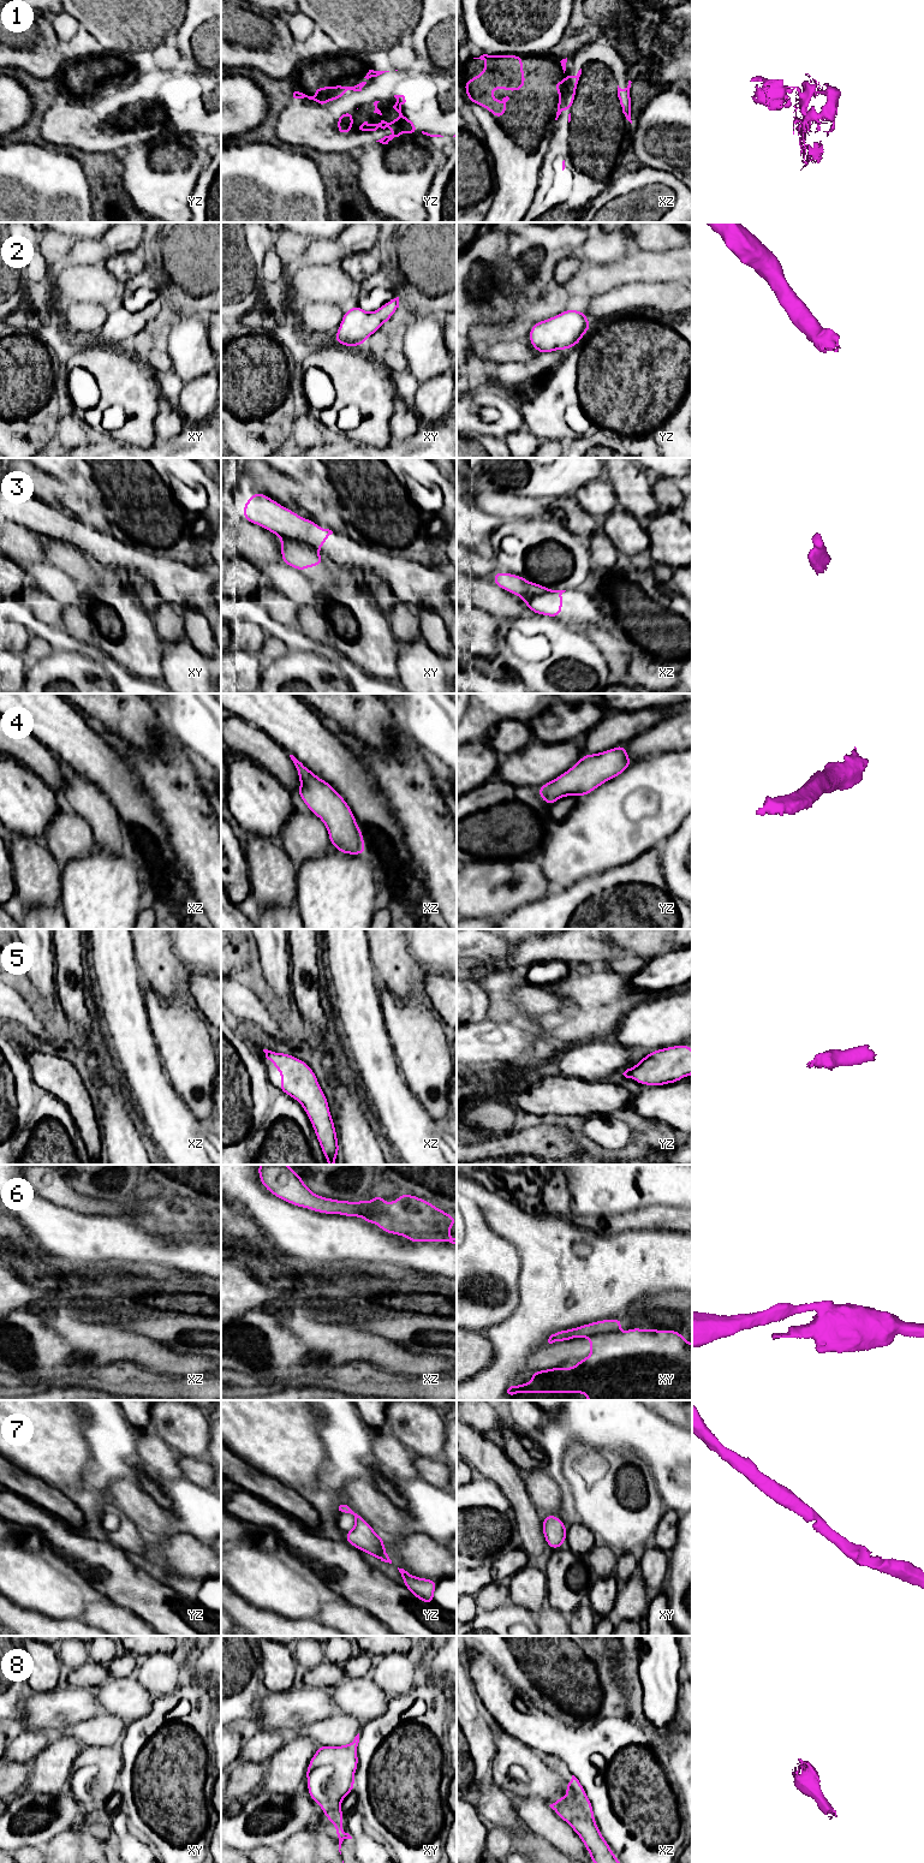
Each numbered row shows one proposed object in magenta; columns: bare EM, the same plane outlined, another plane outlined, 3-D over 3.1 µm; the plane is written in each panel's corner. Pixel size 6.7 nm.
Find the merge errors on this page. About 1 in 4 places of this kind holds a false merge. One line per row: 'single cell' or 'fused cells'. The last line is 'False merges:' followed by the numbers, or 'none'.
1: fused cells
2: single cell
3: fused cells
4: single cell
5: single cell
6: fused cells
7: single cell
8: single cell
False merges: 1, 3, 6

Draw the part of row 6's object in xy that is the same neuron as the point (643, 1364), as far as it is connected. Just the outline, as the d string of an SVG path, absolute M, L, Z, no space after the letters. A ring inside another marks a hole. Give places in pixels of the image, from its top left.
M630 1328L627 1332L602 1332L590 1335L590 1356L574 1368L536 1370L530 1383L511 1386L507 1393L585 1393L588 1400L692 1400L692 1344L680 1332Z

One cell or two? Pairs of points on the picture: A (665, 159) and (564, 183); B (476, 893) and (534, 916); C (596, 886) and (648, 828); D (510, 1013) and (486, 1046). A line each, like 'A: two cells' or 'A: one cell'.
A: two cells
B: two cells
C: two cells
D: one cell

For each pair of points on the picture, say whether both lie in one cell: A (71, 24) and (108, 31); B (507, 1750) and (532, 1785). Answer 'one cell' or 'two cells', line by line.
A: two cells
B: one cell

